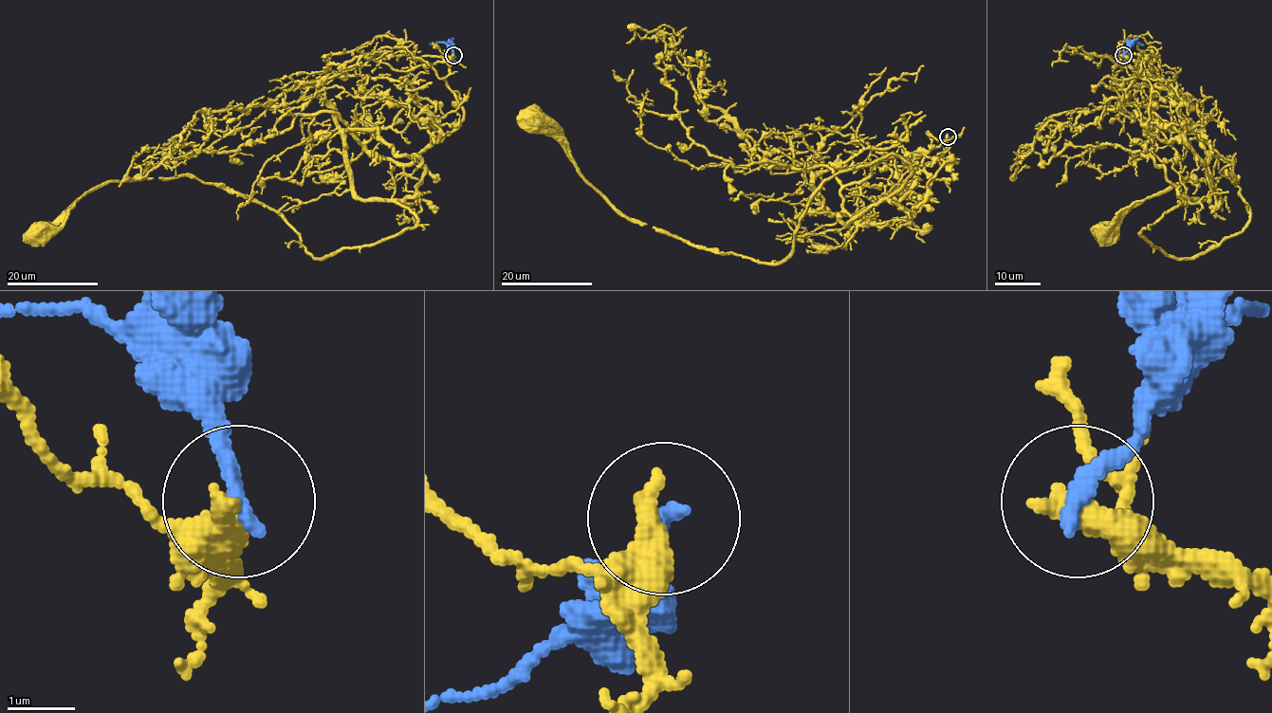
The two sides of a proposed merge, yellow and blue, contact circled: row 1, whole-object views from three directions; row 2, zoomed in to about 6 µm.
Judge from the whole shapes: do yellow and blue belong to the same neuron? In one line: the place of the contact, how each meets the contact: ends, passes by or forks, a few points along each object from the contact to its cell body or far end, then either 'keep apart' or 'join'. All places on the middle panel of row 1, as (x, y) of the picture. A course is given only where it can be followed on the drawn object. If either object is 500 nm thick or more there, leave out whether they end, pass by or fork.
(948, 137) | yellow via (947, 137), (957, 163), (908, 222), (893, 154), (829, 176), (762, 264), (628, 220), (537, 119) | blue via (947, 137), (938, 148), (929, 151), (924, 157) | keep apart

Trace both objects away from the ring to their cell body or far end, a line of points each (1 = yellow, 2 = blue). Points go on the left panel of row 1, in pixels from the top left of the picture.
1: (453, 55), (464, 119), (406, 165), (398, 233), (311, 256), (185, 175), (105, 181), (43, 234)
2: (453, 55), (444, 43), (431, 45)

